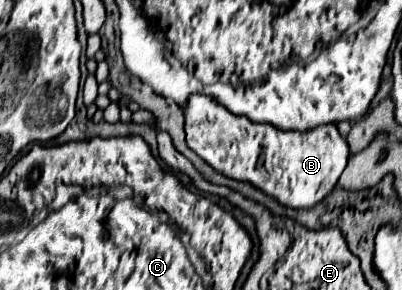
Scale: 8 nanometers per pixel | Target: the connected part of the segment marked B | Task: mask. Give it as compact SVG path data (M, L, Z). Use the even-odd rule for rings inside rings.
M189 97L185 105L187 145L215 171L255 185L285 207L315 207L337 185L347 161L349 145L337 125L317 125L309 133L273 129L273 125L253 125L247 117L235 117L215 97Z

